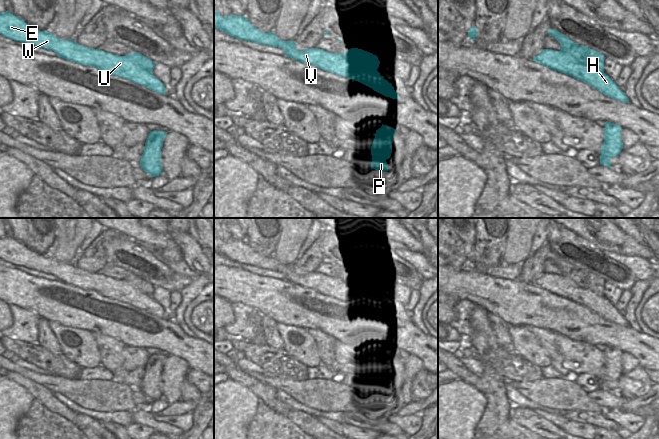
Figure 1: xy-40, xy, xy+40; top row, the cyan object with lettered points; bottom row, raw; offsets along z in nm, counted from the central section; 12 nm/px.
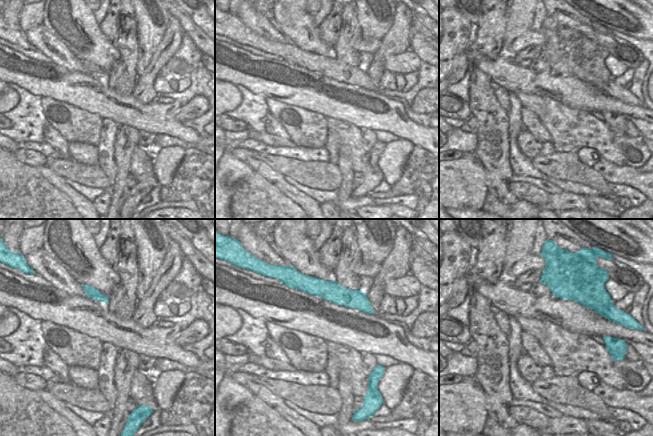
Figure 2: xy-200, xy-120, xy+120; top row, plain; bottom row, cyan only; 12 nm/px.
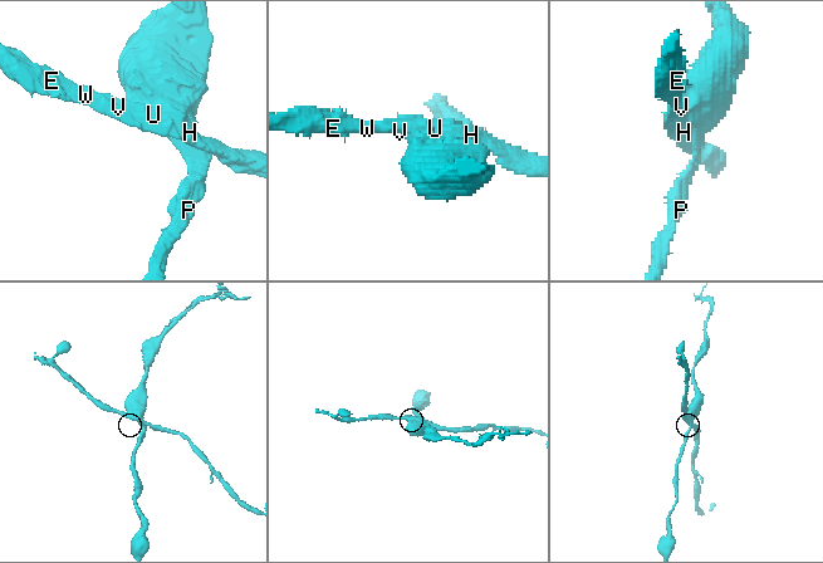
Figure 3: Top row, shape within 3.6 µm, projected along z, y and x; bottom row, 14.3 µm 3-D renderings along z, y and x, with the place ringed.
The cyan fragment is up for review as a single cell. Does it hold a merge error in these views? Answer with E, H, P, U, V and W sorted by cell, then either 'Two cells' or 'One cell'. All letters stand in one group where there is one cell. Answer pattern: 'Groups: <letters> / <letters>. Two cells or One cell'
Groups: E H U V W / P. Two cells

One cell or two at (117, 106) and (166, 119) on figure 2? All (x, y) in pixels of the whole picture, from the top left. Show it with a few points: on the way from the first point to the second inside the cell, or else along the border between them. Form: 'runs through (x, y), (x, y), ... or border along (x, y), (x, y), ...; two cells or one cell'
runs through (129, 111), (142, 117), (154, 117); one cell

